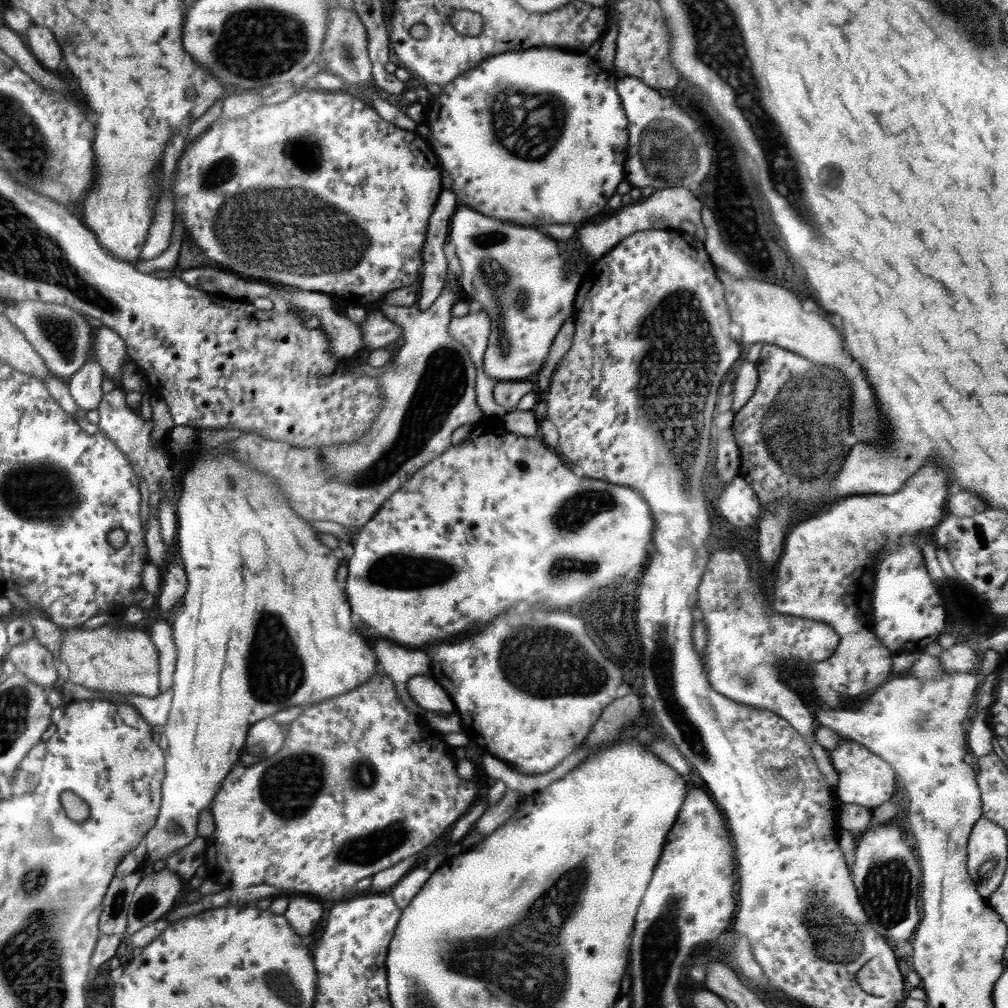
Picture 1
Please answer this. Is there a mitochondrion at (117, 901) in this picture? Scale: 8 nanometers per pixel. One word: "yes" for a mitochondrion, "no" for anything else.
yes

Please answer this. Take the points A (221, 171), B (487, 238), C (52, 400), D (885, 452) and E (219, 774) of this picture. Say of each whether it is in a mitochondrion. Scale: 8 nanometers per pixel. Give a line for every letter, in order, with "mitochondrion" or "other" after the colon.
A: mitochondrion
B: mitochondrion
C: other
D: other
E: other

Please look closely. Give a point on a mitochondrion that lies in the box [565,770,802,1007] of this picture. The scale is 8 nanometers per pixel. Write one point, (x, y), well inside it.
(661, 938)

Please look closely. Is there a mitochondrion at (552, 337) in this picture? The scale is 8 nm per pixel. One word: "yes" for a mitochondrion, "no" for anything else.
no

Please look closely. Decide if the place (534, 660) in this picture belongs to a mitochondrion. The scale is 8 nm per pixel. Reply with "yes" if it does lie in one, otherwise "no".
yes

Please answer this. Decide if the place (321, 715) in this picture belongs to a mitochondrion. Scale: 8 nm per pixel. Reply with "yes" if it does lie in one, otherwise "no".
no

